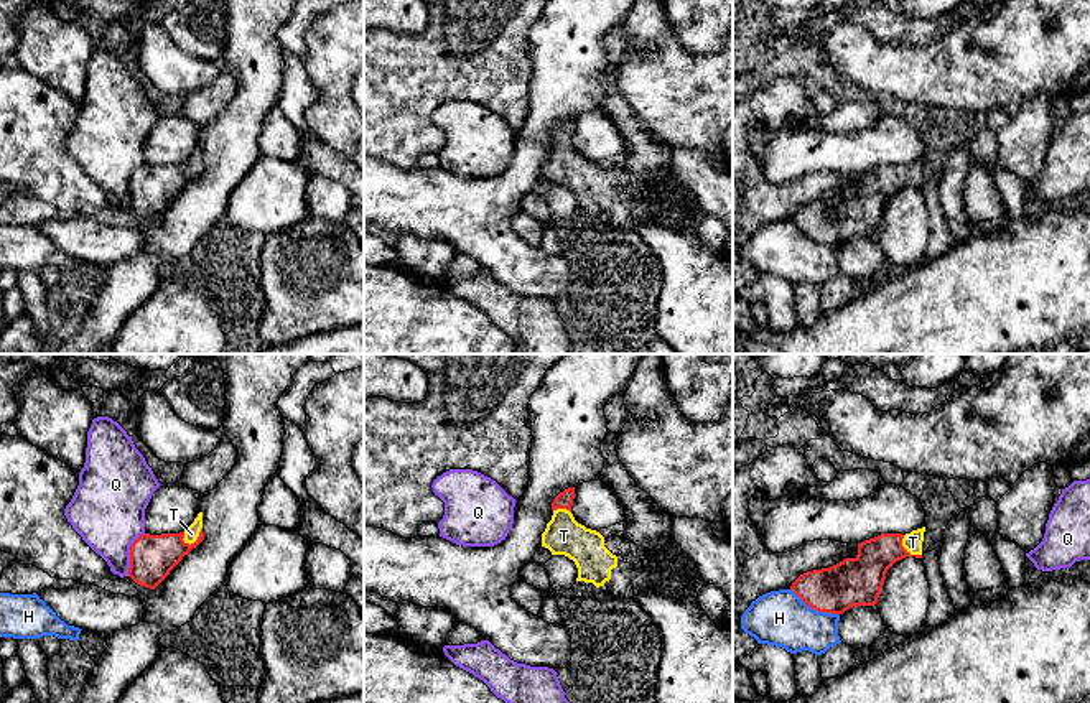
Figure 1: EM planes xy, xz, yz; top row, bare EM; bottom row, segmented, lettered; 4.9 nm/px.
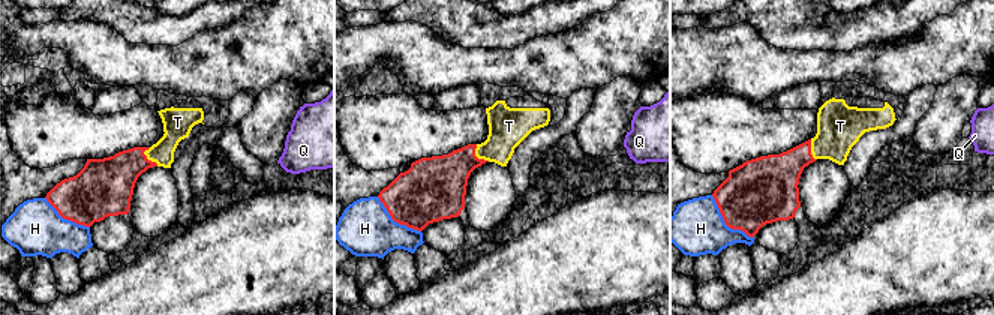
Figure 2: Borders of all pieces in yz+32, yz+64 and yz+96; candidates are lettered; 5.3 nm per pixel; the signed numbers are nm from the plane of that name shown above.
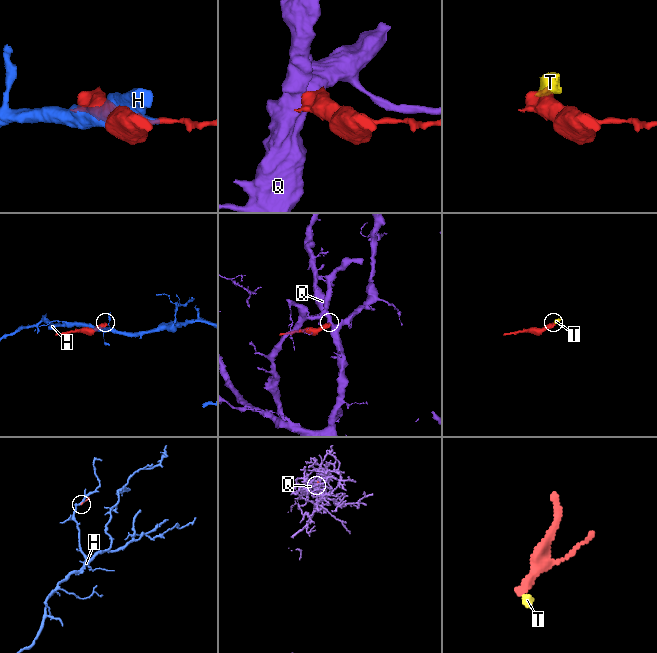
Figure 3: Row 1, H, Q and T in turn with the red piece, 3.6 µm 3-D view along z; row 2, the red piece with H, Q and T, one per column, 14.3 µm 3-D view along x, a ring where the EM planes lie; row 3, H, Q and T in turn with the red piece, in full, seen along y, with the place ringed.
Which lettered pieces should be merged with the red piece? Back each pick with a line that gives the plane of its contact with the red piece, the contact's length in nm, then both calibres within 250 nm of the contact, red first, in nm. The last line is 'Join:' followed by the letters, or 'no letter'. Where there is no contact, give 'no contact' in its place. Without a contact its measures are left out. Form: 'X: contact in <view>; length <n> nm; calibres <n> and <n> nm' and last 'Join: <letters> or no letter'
T: contact in xy; length 120 nm; calibres 220 and 70 nm
Join: T

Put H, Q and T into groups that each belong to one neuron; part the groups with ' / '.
H / Q / T

